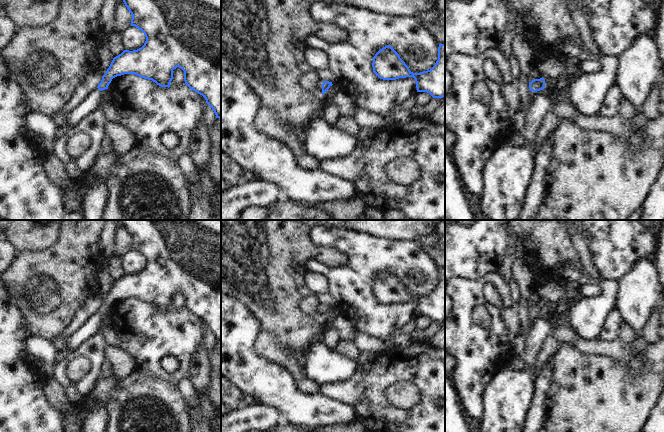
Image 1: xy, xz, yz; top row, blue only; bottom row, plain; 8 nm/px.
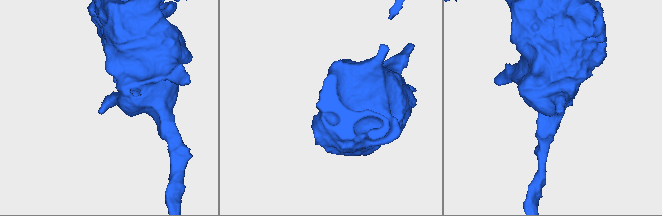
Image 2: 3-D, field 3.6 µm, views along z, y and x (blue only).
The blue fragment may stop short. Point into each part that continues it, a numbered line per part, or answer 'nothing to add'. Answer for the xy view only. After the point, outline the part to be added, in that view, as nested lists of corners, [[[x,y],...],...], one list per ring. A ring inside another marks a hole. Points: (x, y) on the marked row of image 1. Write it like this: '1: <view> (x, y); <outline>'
1: xy (88, 105); [[[96,88],[84,99],[77,108],[66,116],[66,129],[73,130],[87,115],[100,105],[101,93]]]

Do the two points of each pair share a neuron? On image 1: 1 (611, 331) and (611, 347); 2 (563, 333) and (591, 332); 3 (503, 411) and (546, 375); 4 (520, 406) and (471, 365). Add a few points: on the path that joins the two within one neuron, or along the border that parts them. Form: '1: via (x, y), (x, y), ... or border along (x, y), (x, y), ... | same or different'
1: border along (618, 337), (611, 341), (597, 339) | different
2: border along (569, 326), (585, 339), (597, 339) | different
3: border along (535, 381), (535, 392), (531, 405), (528, 408) | different
4: border along (506, 366), (502, 367), (487, 385), (482, 403) | different

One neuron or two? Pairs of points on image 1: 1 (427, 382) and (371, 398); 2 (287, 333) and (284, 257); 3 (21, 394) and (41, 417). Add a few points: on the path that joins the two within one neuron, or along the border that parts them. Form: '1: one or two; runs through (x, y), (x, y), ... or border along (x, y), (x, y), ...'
1: one; runs through (412, 371), (393, 371), (381, 383)
2: one; runs through (284, 314), (284, 276)
3: one; runs through (24, 400), (35, 411)

